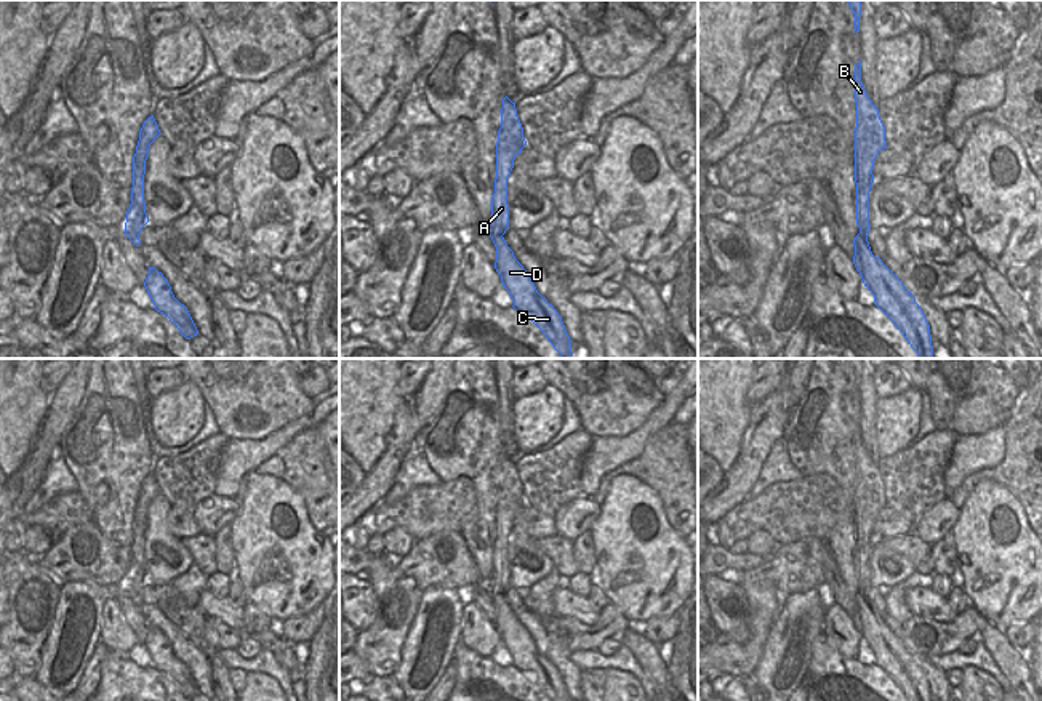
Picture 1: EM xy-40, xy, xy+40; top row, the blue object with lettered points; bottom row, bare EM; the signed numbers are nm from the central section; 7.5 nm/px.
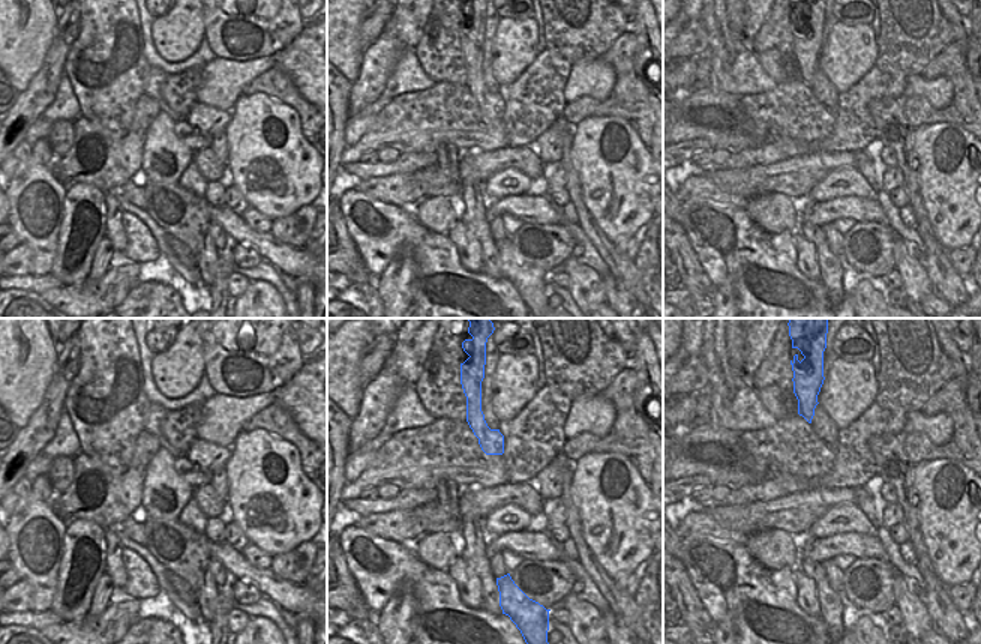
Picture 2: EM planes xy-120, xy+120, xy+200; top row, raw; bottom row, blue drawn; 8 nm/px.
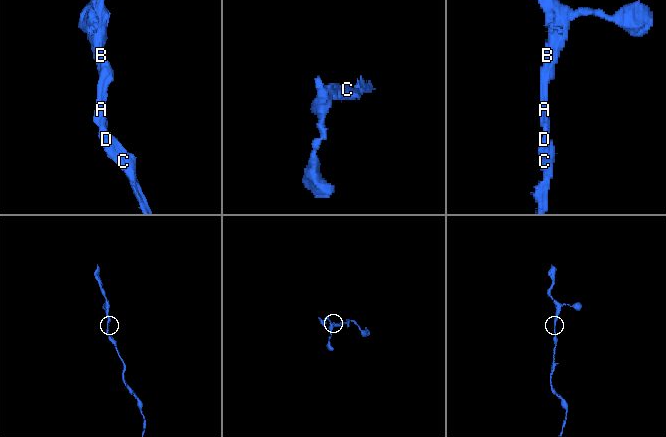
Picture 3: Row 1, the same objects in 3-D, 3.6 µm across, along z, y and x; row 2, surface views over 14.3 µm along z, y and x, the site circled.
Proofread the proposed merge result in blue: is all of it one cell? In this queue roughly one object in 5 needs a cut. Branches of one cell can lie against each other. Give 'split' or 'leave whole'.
leave whole

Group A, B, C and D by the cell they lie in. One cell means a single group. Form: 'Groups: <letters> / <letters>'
Groups: A B C D.

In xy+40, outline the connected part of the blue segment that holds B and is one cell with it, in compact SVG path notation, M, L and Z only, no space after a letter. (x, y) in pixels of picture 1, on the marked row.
M861 59L855 67L855 182L856 182L856 224L853 264L864 286L874 294L876 306L903 333L919 359L933 359L930 325L903 282L871 251L869 237L869 192L874 182L874 162L887 149L885 126L877 106L869 99L861 82Z

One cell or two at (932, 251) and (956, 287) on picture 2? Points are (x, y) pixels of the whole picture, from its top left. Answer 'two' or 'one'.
one

